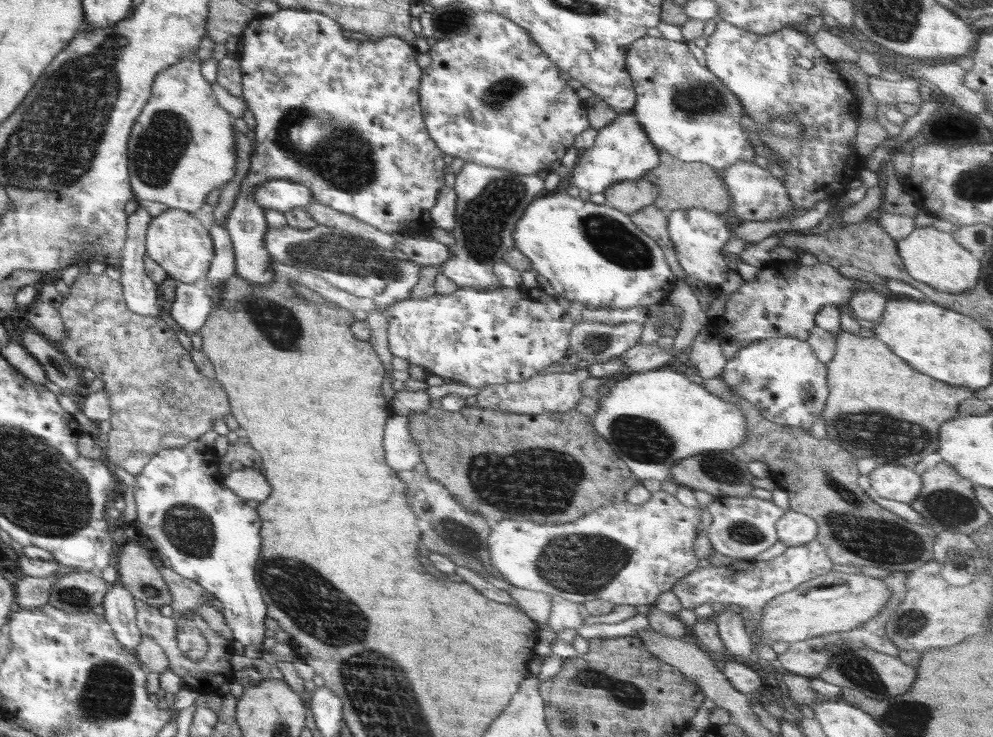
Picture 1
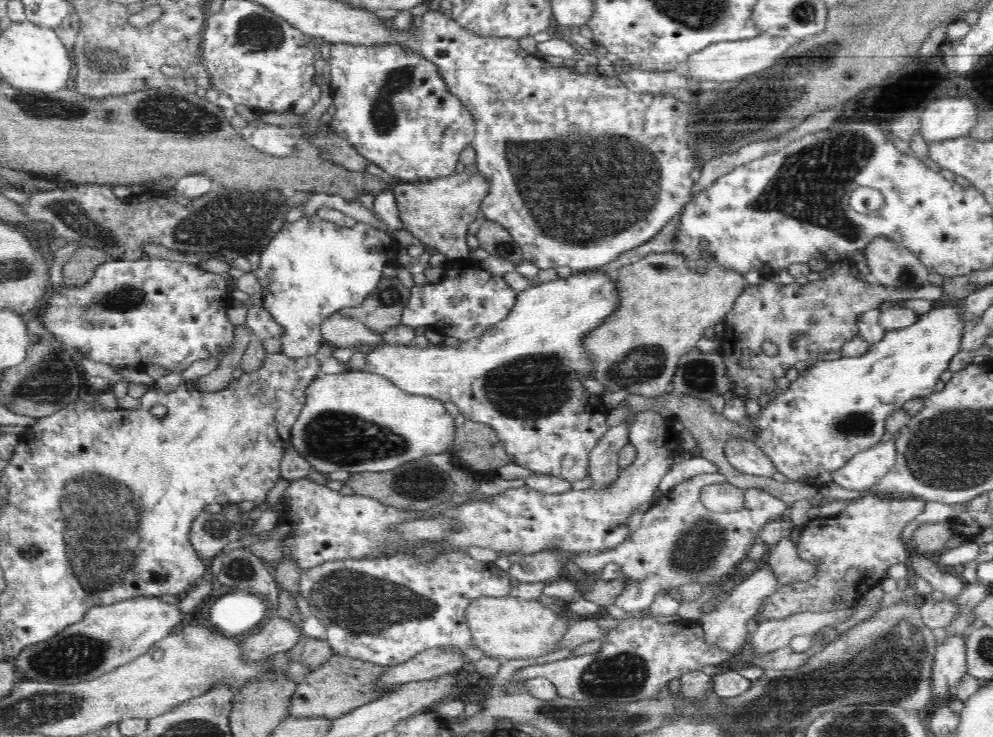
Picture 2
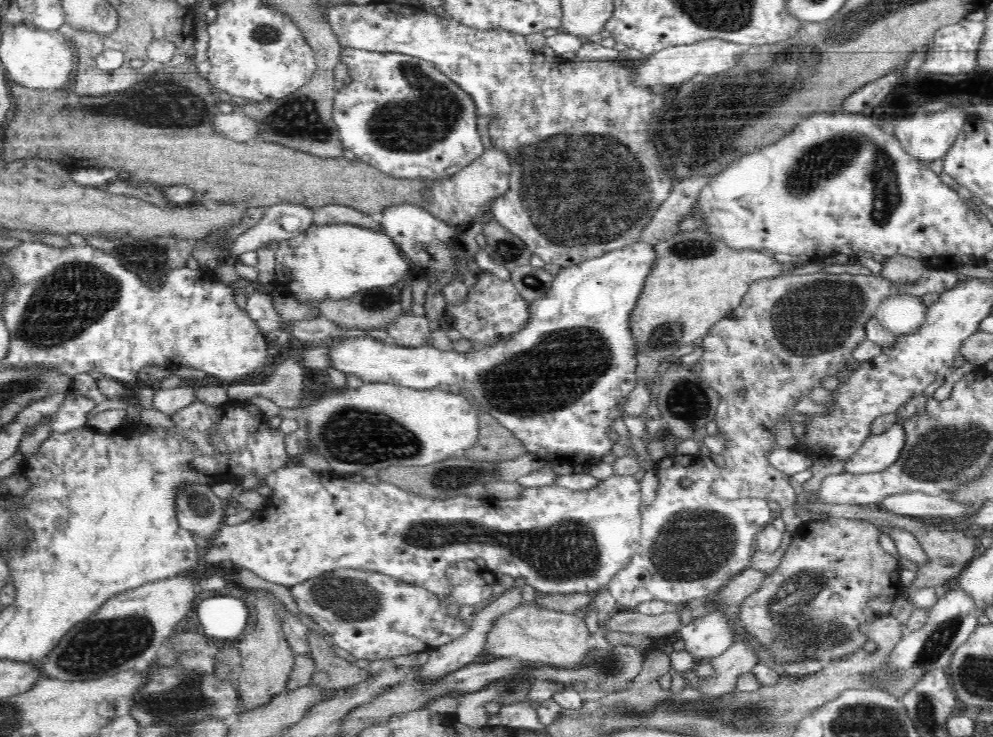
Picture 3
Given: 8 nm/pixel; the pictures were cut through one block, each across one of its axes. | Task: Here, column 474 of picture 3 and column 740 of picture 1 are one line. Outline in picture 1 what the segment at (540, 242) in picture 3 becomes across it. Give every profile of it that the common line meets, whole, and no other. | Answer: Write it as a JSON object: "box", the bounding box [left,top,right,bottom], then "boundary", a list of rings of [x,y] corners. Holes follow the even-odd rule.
{"box":[703,19,866,215],"boundary":[[[716,19],[714,33],[703,38],[707,42],[703,51],[709,71],[732,91],[743,106],[745,114],[756,122],[757,133],[761,136],[762,142],[779,156],[776,162],[785,170],[782,182],[788,189],[794,214],[802,215],[812,210],[815,204],[824,198],[842,198],[849,182],[860,178],[858,174],[866,168],[864,163],[866,158],[859,153],[856,146],[856,136],[860,128],[858,120],[860,99],[854,94],[851,84],[833,67],[832,60],[823,56],[814,44],[810,44],[804,33],[789,27],[770,34],[754,34]],[[802,57],[812,62],[812,68],[804,69],[796,64],[796,58]],[[785,116],[793,116],[799,122],[801,135],[797,139],[771,135],[769,127],[771,122],[775,118]]]}

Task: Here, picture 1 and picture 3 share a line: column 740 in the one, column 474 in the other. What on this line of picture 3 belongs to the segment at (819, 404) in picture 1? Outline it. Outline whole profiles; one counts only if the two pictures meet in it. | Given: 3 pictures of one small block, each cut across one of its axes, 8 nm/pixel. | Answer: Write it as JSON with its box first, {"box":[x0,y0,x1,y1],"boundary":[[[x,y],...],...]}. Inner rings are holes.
{"box":[330,242,656,467],"boundary":[[[632,242],[624,248],[618,248],[612,252],[606,252],[598,258],[592,258],[580,264],[561,268],[558,274],[555,275],[550,287],[549,293],[545,297],[539,298],[537,301],[531,301],[528,305],[529,319],[525,327],[513,335],[510,335],[506,340],[501,340],[499,343],[485,345],[472,349],[468,352],[441,351],[432,345],[422,345],[415,347],[401,347],[398,345],[391,345],[382,343],[374,337],[350,337],[349,339],[340,340],[337,345],[330,347],[330,367],[334,367],[347,375],[355,374],[364,380],[366,383],[389,383],[397,386],[404,386],[407,388],[414,388],[418,390],[439,388],[441,384],[454,385],[460,390],[468,390],[470,396],[474,396],[476,402],[482,405],[482,408],[488,410],[488,414],[498,420],[512,435],[514,435],[528,453],[537,455],[539,459],[544,462],[550,461],[554,464],[568,464],[571,467],[575,465],[587,465],[592,462],[600,461],[605,455],[611,453],[613,446],[608,434],[612,429],[614,420],[623,419],[626,416],[624,413],[624,406],[628,396],[636,388],[637,380],[637,362],[635,359],[636,343],[632,333],[630,332],[630,315],[637,305],[638,297],[641,295],[646,277],[650,274],[655,263],[655,246],[656,244],[648,244],[647,242]]]}

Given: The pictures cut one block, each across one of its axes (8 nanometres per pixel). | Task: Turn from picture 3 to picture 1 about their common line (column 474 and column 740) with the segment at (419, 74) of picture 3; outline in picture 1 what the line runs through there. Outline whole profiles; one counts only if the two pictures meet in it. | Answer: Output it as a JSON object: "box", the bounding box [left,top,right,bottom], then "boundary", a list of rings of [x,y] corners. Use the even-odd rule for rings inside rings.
{"box":[626,36,756,173],"boundary":[[[644,36],[629,47],[626,68],[637,94],[632,112],[637,116],[637,122],[642,125],[658,152],[671,154],[685,163],[708,164],[719,173],[736,161],[754,161],[756,153],[744,131],[749,116],[745,114],[743,106],[732,91],[728,90],[708,68],[702,67],[696,61],[693,54],[689,52],[686,42]]]}

